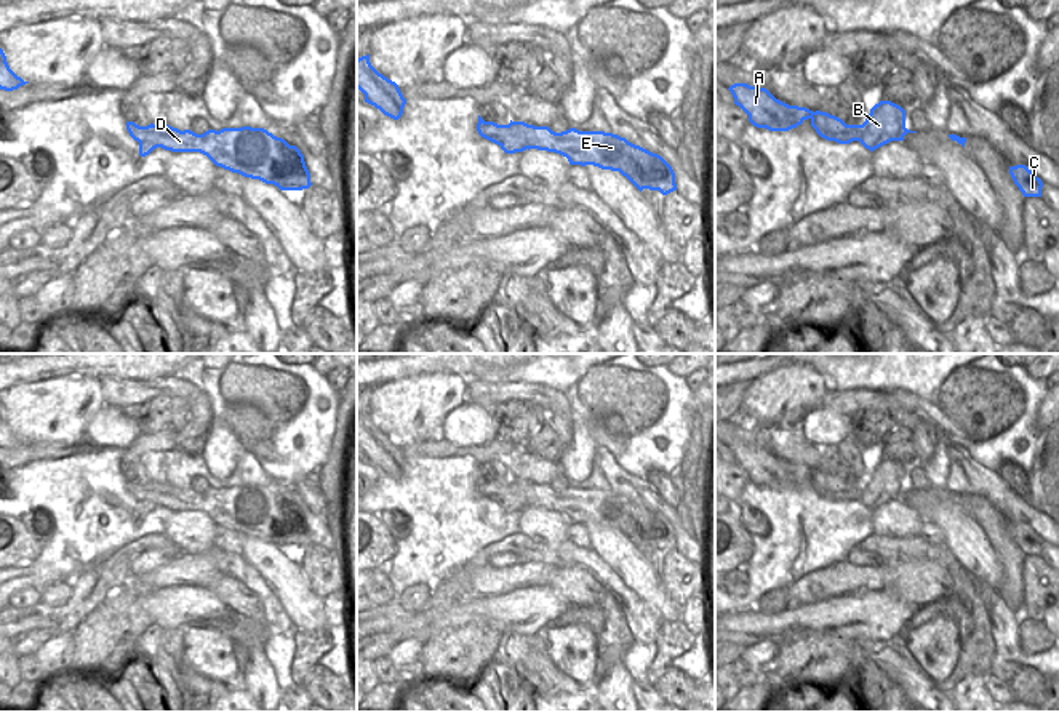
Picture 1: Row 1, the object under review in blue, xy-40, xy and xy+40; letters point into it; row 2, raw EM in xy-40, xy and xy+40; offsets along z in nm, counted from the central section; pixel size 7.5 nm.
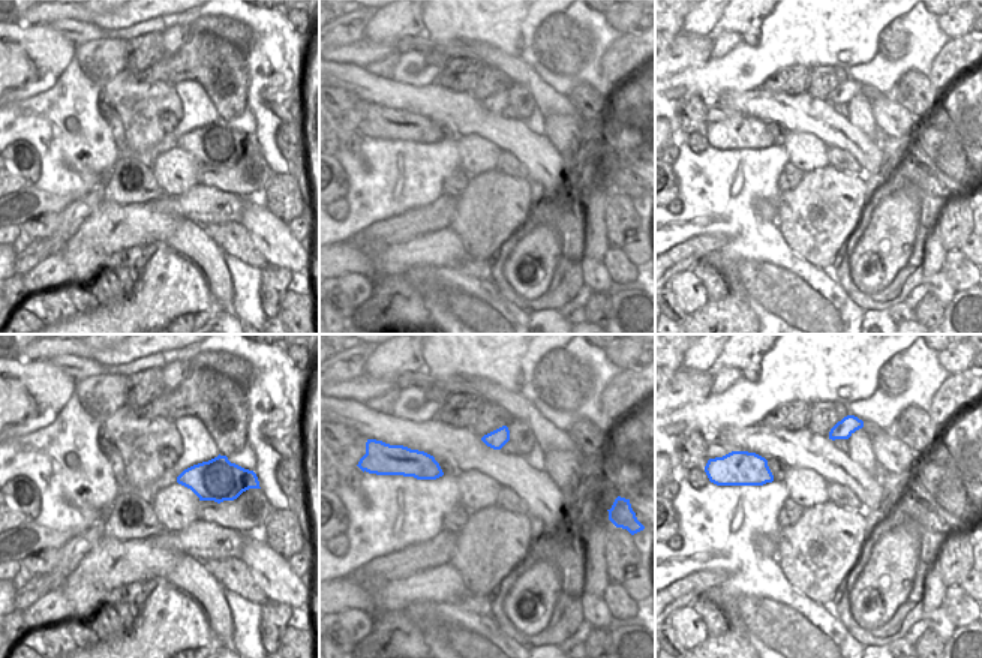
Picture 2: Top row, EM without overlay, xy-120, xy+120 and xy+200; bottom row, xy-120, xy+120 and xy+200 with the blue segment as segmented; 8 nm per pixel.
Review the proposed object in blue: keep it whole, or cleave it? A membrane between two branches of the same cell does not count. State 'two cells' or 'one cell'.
two cells

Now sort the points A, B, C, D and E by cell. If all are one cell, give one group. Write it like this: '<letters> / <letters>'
A C D E / B

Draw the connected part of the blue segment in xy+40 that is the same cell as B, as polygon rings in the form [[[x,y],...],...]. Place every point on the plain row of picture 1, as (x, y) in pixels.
[[[880,459],[867,472],[859,501],[873,510],[891,499],[904,499],[904,493],[905,469],[891,459]]]

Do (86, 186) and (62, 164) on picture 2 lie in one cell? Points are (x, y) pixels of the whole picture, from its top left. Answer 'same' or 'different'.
different

